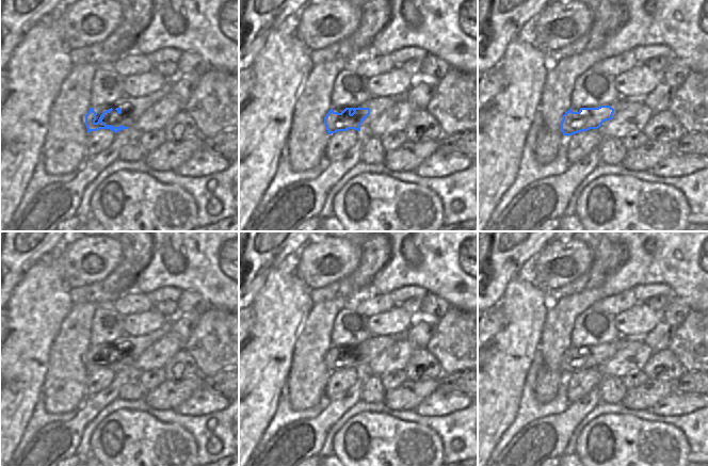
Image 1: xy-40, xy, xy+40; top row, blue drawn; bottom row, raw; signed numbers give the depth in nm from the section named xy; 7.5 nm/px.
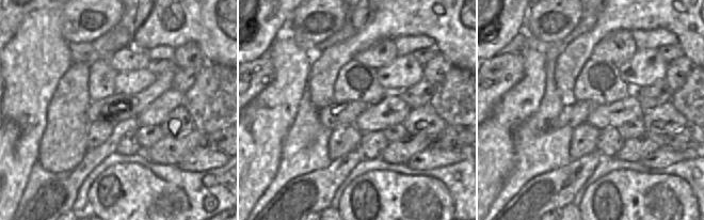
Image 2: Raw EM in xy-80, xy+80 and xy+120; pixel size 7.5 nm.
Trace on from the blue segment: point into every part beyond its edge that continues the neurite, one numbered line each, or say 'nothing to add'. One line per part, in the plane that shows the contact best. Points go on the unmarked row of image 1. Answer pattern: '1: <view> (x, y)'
1: xy-40 (132, 347)

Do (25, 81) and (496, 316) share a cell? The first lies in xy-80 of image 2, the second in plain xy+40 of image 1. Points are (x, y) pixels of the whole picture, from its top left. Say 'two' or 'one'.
two

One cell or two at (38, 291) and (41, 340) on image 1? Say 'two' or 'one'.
one

